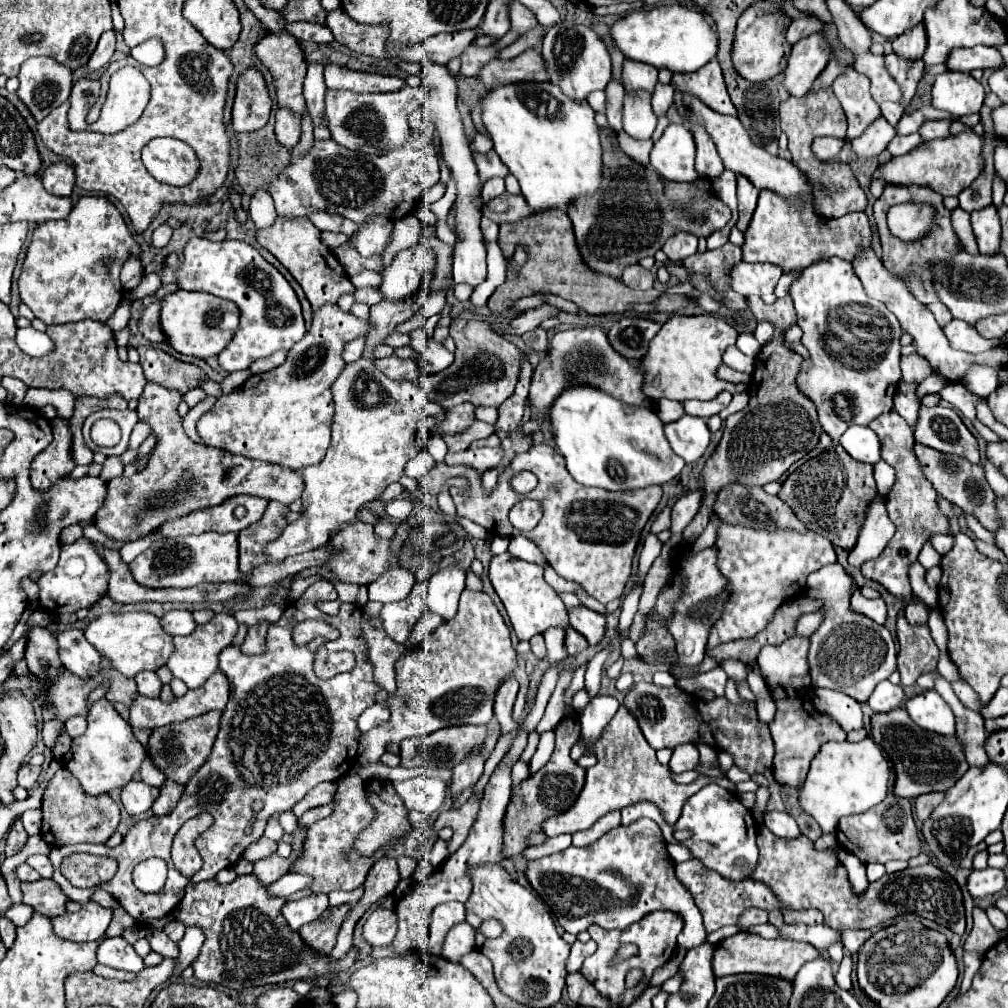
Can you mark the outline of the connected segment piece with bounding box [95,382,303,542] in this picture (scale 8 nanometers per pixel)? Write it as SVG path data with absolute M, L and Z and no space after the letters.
M147 382L137 404L139 420L149 424L157 436L147 466L131 478L113 478L107 482L105 502L95 514L95 526L111 540L133 542L151 534L161 524L191 514L191 510L205 510L219 506L235 494L251 494L283 504L295 502L295 492L301 494L303 482L295 478L295 470L267 464L253 458L241 458L219 448L197 444L187 438L181 428L177 406L183 400L177 390Z

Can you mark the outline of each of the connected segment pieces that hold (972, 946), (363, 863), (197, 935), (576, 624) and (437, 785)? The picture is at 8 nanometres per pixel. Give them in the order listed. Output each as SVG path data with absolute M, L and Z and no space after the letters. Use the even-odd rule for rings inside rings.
M981 908L973 910L973 920L975 920L975 924L973 924L971 934L965 940L965 952L977 952L983 956L997 942L995 940L997 930L991 926L985 910L981 910Z
M354 770L350 771L345 778L337 780L337 794L335 794L335 808L329 818L323 818L321 822L315 822L309 826L303 856L297 858L291 866L293 872L311 874L315 878L312 892L329 894L333 890L352 891L365 882L367 870L371 868L369 858L359 856L353 850L355 836L373 820L373 808L367 804L363 794L363 780ZM343 854L349 854L349 858L343 858Z
M189 926L183 940L179 942L179 948L181 948L179 970L175 970L173 976L179 976L181 970L185 970L185 966L189 966L197 958L201 946L203 946L203 930L199 926Z
M575 608L575 610L571 610L569 612L569 624L579 634L583 634L591 646L597 646L605 638L605 632L607 632L605 630L607 628L605 616L593 612L589 608Z
M417 776L411 780L395 782L393 784L401 800L405 802L407 810L419 810L425 816L431 816L441 808L447 796L447 782L441 778L429 778L429 776Z

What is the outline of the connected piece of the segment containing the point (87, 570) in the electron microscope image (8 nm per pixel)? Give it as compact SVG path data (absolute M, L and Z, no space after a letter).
M79 538L73 544L61 548L61 558L51 572L39 576L37 580L39 604L41 608L51 612L55 610L57 614L73 614L81 608L93 608L93 604L105 596L107 580L109 580L109 568L103 562L103 558L95 552L91 542Z

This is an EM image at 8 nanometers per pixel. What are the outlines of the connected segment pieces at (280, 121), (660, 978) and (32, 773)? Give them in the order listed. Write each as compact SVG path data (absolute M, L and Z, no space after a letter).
M279 108L277 110L277 122L275 122L275 134L283 146L293 148L301 136L301 118L289 110Z
M667 962L665 966L661 966L661 968L653 974L653 982L651 982L651 986L661 986L661 984L663 984L667 978L671 978L675 972L677 972L675 962Z
M23 764L23 766L19 768L19 776L17 776L17 782L19 782L19 786L23 786L25 790L31 790L31 788L37 784L39 772L41 772L41 766Z

